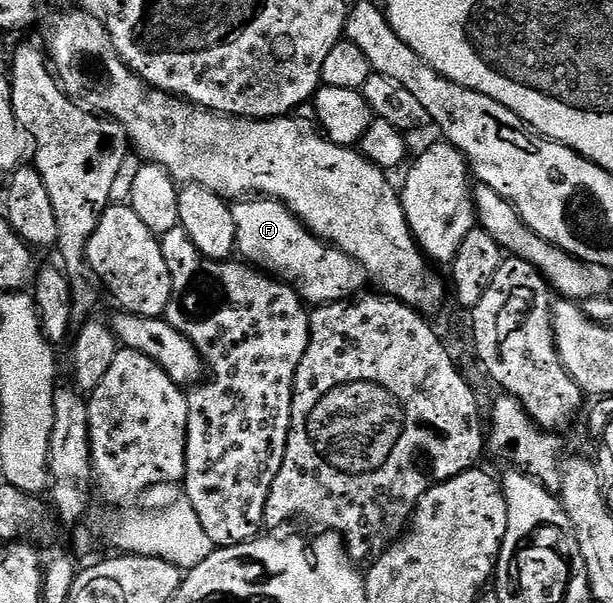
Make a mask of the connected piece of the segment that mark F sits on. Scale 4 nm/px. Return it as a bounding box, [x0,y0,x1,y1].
[231,197,360,307]

